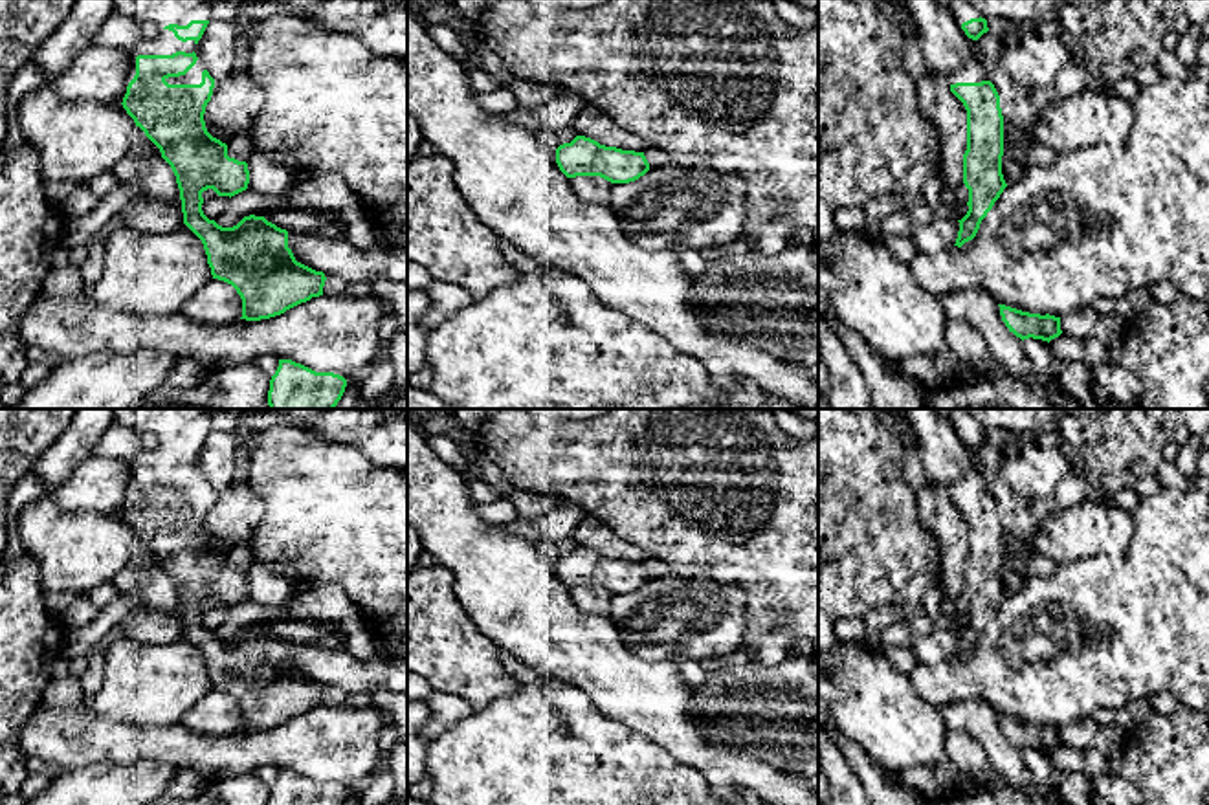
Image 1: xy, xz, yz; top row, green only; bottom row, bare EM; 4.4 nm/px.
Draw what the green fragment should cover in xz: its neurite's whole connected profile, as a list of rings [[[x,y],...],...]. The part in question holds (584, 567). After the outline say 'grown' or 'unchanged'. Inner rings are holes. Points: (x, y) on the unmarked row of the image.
[[[585,546],[560,556],[556,574],[567,589],[600,587],[611,594],[629,594],[649,581],[644,563],[605,557]]]; unchanged

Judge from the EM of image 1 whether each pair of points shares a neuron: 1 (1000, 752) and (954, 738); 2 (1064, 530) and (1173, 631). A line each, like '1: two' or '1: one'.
1: two
2: two

